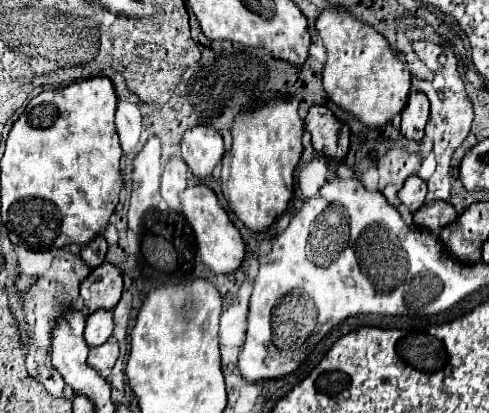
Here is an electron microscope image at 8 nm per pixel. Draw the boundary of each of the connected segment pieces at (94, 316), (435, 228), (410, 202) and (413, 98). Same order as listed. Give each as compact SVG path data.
M98 309L96 313L90 313L86 319L84 337L90 347L98 347L112 335L112 311Z
M430 201L424 203L416 213L414 213L414 225L420 229L428 229L432 233L438 233L446 225L450 225L458 213L454 207L446 201Z
M418 175L408 177L404 187L398 191L400 203L406 205L412 213L424 203L424 197L426 197L426 183Z
M410 93L408 103L402 111L402 135L410 141L420 141L428 123L428 99L424 93Z

